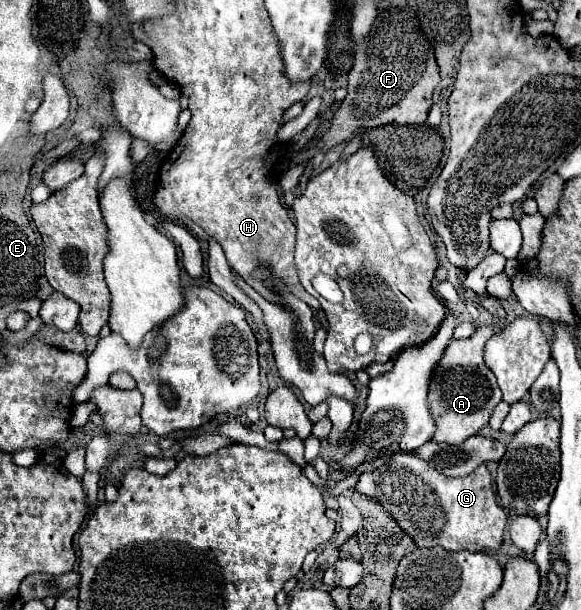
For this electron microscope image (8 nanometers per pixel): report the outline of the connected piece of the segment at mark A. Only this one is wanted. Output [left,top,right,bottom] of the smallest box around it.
[428,327,502,445]

